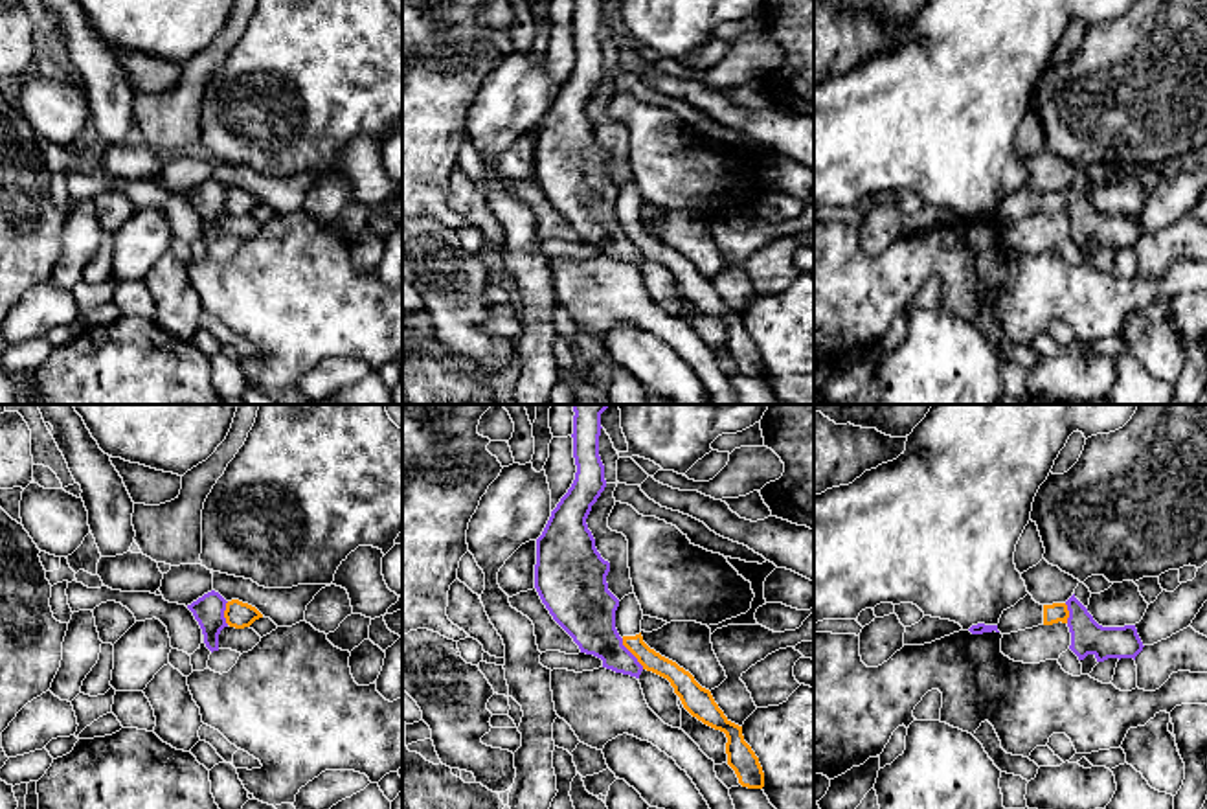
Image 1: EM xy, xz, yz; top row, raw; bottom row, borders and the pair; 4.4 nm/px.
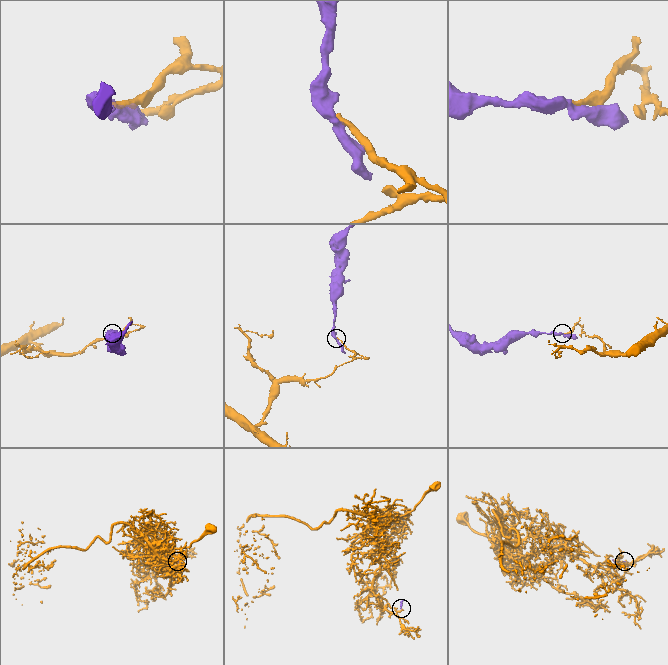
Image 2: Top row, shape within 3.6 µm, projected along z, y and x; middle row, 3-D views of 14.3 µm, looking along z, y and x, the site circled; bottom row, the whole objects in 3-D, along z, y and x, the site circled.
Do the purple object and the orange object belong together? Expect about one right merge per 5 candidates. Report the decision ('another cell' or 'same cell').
another cell

